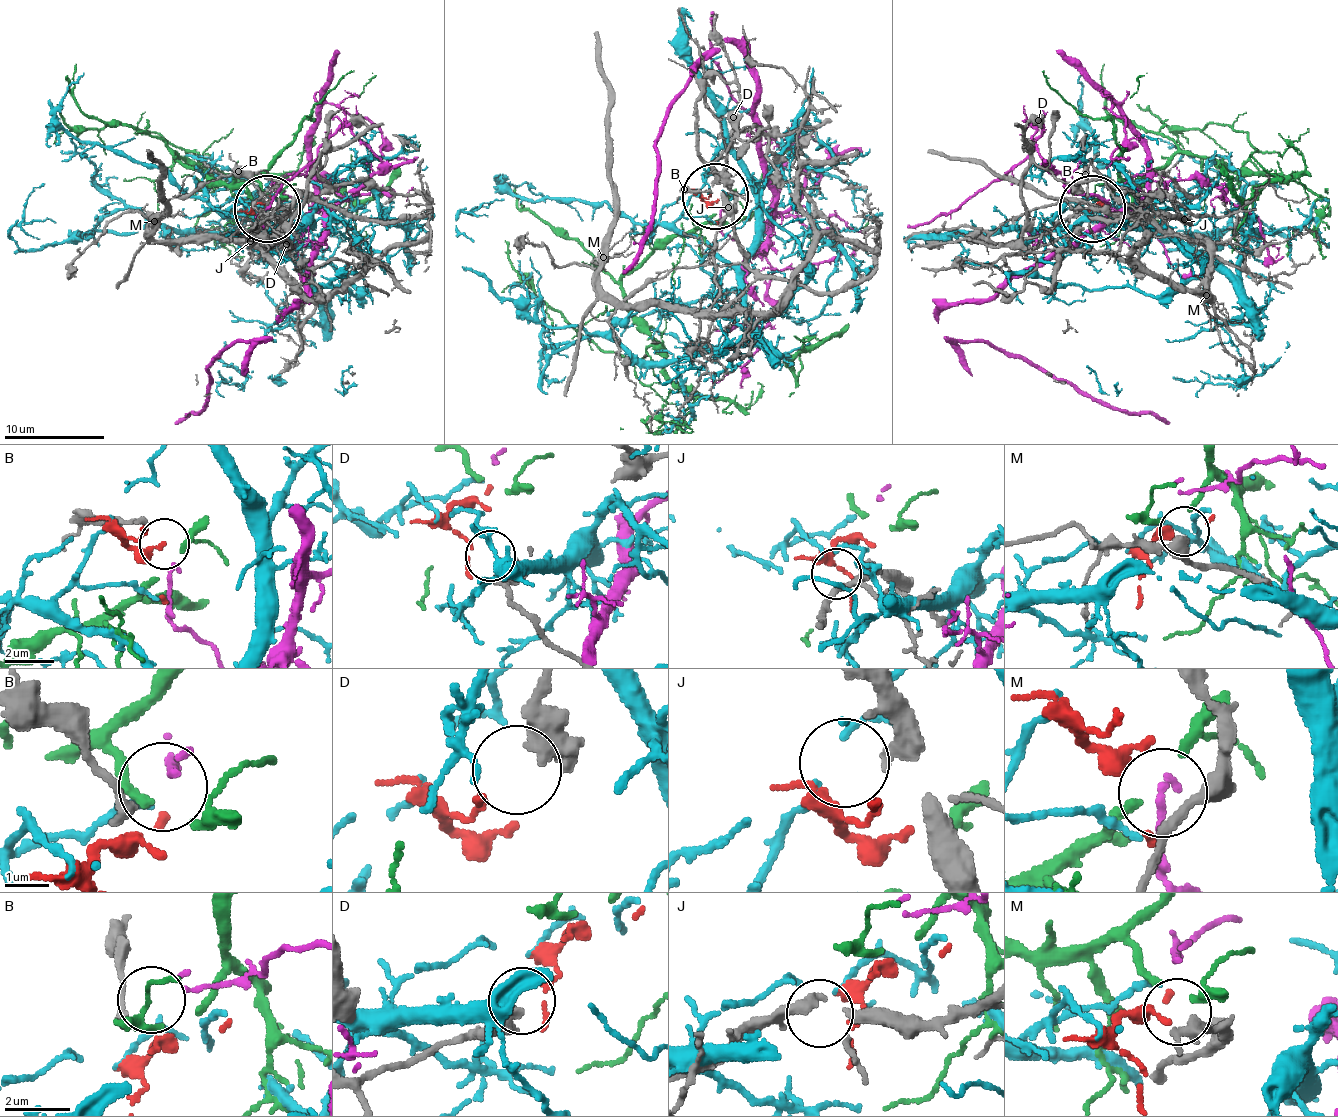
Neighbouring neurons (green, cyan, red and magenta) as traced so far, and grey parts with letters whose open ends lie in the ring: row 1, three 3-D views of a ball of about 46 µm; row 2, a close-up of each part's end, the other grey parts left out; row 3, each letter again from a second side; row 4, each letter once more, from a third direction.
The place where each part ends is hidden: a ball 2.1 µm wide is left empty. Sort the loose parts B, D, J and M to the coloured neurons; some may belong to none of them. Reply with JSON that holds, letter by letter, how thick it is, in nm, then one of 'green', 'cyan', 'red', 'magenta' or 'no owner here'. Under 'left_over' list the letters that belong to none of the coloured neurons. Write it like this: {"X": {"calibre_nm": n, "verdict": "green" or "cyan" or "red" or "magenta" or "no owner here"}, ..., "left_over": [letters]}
{"B": {"calibre_nm": 240, "verdict": "magenta"}, "D": {"calibre_nm": 550, "verdict": "no owner here"}, "J": {"calibre_nm": 300, "verdict": "no owner here"}, "M": {"calibre_nm": 380, "verdict": "red"}, "left_over": ["D", "J"]}

